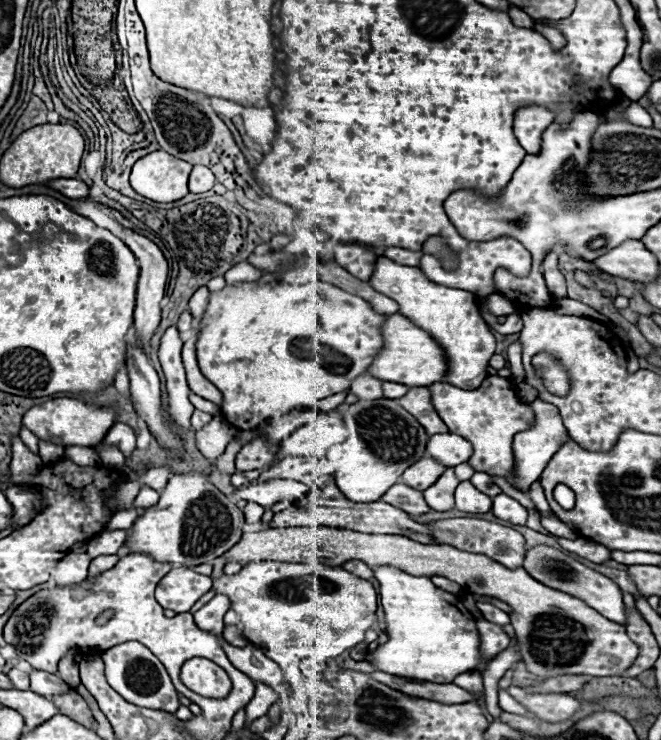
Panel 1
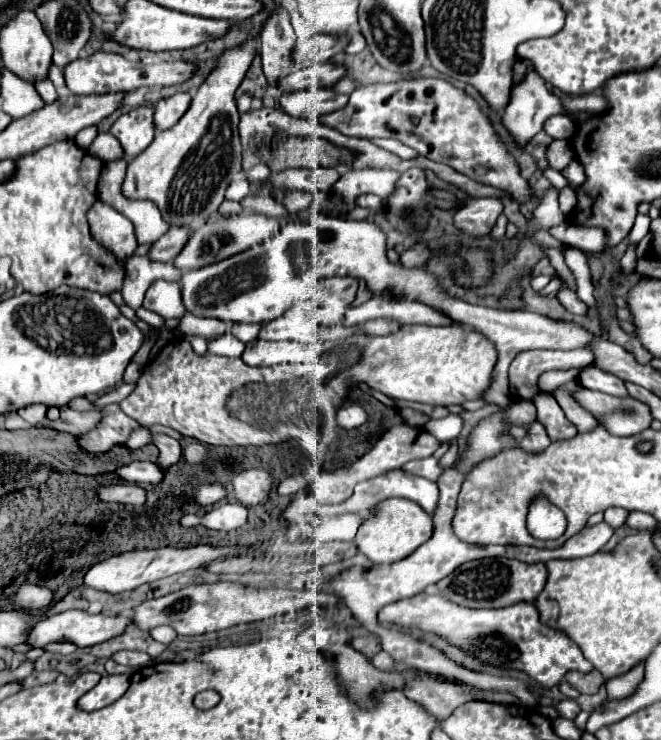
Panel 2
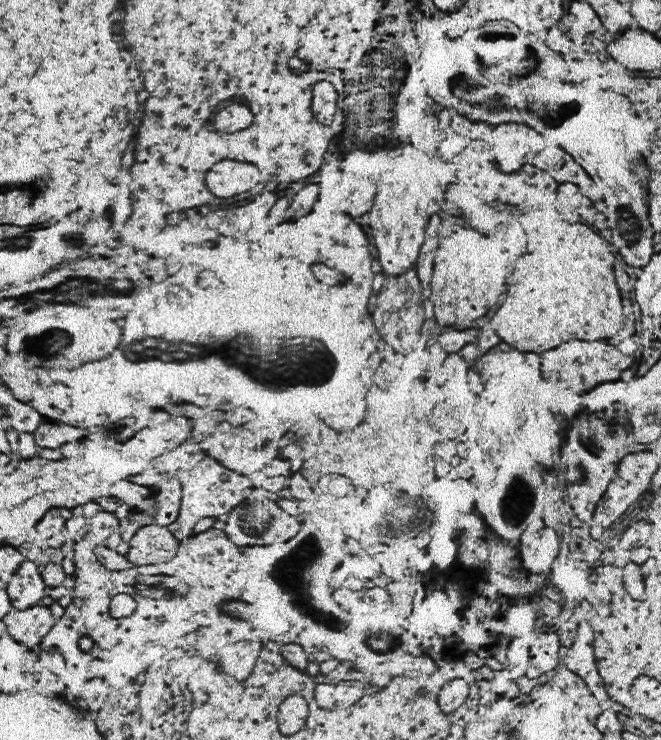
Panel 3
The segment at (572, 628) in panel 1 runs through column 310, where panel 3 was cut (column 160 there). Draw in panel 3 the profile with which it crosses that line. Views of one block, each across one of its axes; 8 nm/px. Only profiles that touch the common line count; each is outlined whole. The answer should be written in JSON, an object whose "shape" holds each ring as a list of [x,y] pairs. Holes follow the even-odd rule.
{"shape":[[[150,524],[136,530],[132,540],[128,542],[128,562],[132,566],[146,566],[156,564],[172,558],[176,554],[178,540],[170,534],[168,528]]]}

